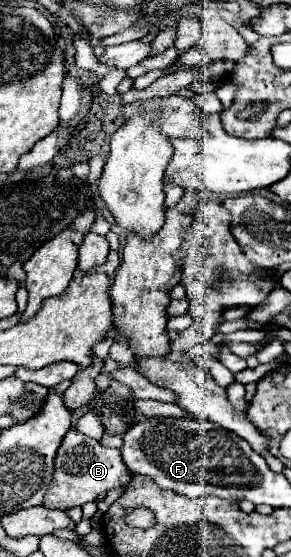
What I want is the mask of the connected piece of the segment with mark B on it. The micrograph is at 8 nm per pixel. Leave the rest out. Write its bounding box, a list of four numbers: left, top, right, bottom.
[44,430,132,510]

